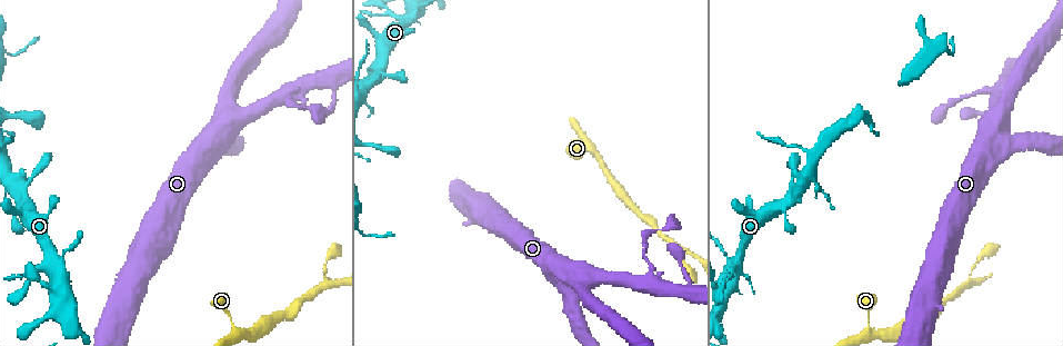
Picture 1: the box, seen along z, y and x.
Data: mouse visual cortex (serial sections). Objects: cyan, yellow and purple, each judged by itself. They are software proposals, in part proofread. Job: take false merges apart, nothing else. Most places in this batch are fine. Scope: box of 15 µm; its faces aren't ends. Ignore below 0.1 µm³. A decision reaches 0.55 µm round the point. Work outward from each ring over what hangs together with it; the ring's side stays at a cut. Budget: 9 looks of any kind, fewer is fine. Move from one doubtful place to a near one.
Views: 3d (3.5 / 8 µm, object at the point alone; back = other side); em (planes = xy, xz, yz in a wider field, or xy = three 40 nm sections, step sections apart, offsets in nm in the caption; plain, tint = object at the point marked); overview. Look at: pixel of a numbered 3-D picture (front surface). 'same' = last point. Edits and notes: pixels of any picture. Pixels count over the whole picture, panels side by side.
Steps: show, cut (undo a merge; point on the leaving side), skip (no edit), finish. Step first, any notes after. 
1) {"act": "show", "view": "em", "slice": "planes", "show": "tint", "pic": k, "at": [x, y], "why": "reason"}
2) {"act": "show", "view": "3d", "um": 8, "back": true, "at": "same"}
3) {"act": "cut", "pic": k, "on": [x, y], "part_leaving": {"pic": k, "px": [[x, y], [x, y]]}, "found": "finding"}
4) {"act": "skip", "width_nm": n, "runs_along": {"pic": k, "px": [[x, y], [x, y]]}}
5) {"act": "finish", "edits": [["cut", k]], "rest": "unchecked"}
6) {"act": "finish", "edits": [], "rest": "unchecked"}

{"act": "show", "view": "3d", "um": 3.5, "pic": 1, "at": [726, 276]}

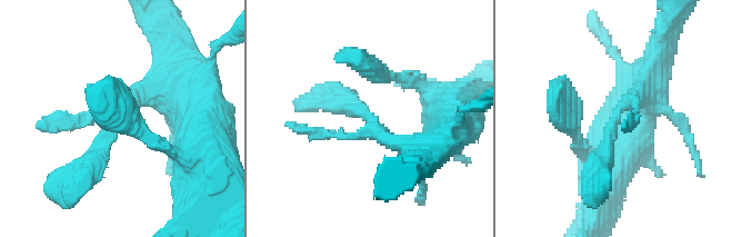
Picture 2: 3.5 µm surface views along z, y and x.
{"act": "show", "view": "em", "slice": "xy", "step": 5, "show": "tint", "pic": 2, "at": [617, 114]}

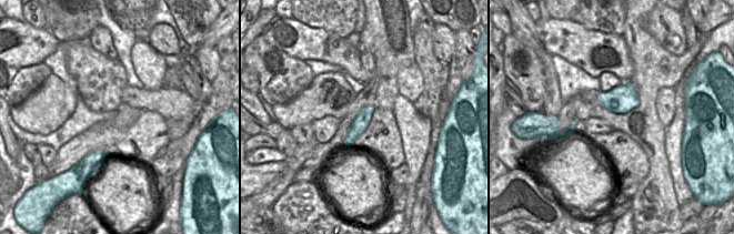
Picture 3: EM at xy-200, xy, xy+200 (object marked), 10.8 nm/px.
{"act": "skip", "runs_along": {"pic": 3, "px": [[370, 109], [364, 114], [349, 143]]}, "found": "one cell here"}

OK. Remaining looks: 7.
{"act": "show", "view": "3d", "um": 3.5, "pic": 1, "at": [593, 150], "why": "sudden change in width"}

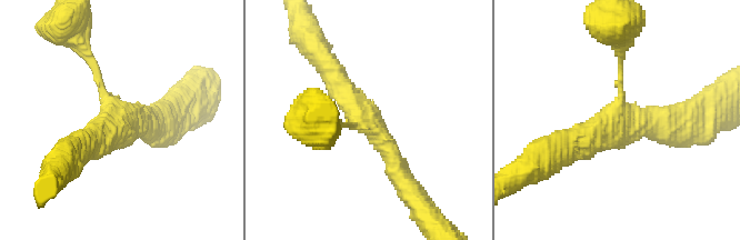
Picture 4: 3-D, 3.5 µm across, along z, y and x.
{"act": "show", "view": "em", "slice": "xy", "step": 3, "show": "tint", "pic": 4, "at": [117, 116], "arms": 3, "arm_widths_nm": [100, 300, 350], "why": "now the EM"}

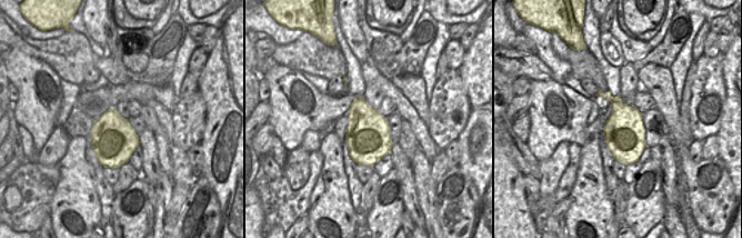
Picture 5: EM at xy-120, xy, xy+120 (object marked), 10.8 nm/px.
{"act": "skip", "found": "continuous, no second cell"}

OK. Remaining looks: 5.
{"act": "show", "view": "3d", "um": 3.5, "pic": 1, "at": [965, 282], "why": "two arms in line, one across"}

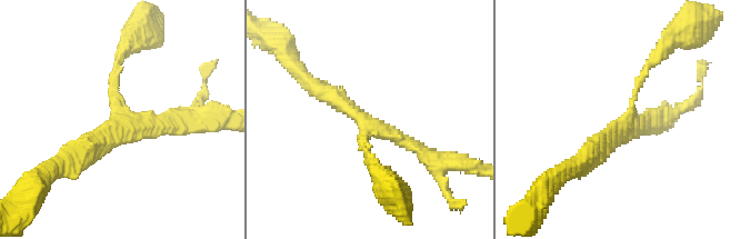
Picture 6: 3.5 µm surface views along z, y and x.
{"act": "show", "view": "em", "slice": "planes", "show": "tint", "pic": 6, "at": [365, 123]}

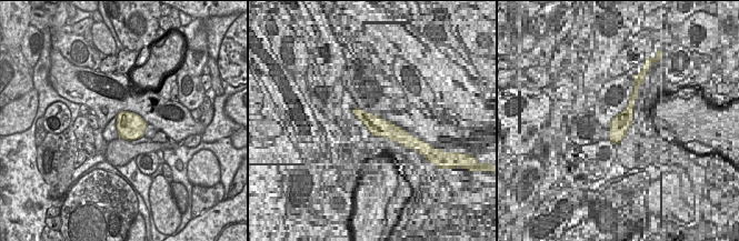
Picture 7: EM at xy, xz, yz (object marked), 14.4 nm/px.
{"act": "skip", "arm_widths_nm": [150, 200, 250], "runs_along": {"pic": 6, "px": [[582, 159], [619, 131], [650, 63]]}, "found": "one cell here"}

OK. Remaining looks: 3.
{"act": "show", "view": "3d", "um": 3.5, "pic": 1, "at": [154, 234]}

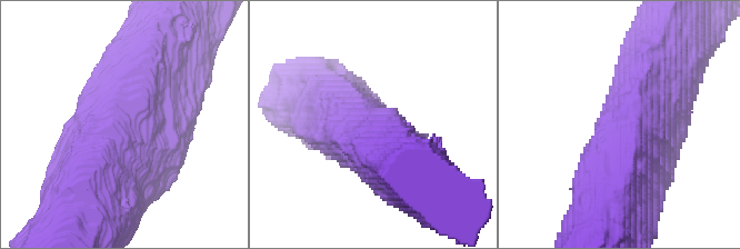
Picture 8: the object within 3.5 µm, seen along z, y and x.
{"act": "show", "view": "em", "slice": "planes", "show": "tint", "pic": 8, "at": [122, 129], "why": "now the EM"}

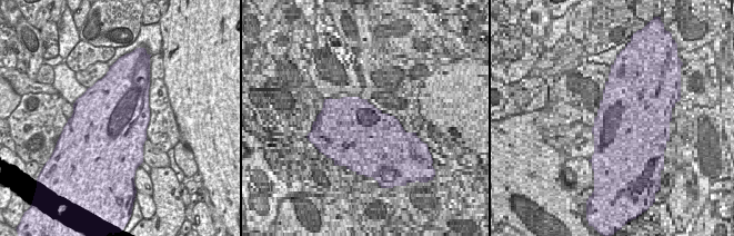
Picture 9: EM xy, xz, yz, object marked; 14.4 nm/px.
{"act": "skip", "runs_along": {"pic": 8, "px": [[149, 67], [91, 189]]}, "found": "continuous, no second cell"}

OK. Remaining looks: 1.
{"act": "finish", "edits": [], "rest": "unchecked"}

